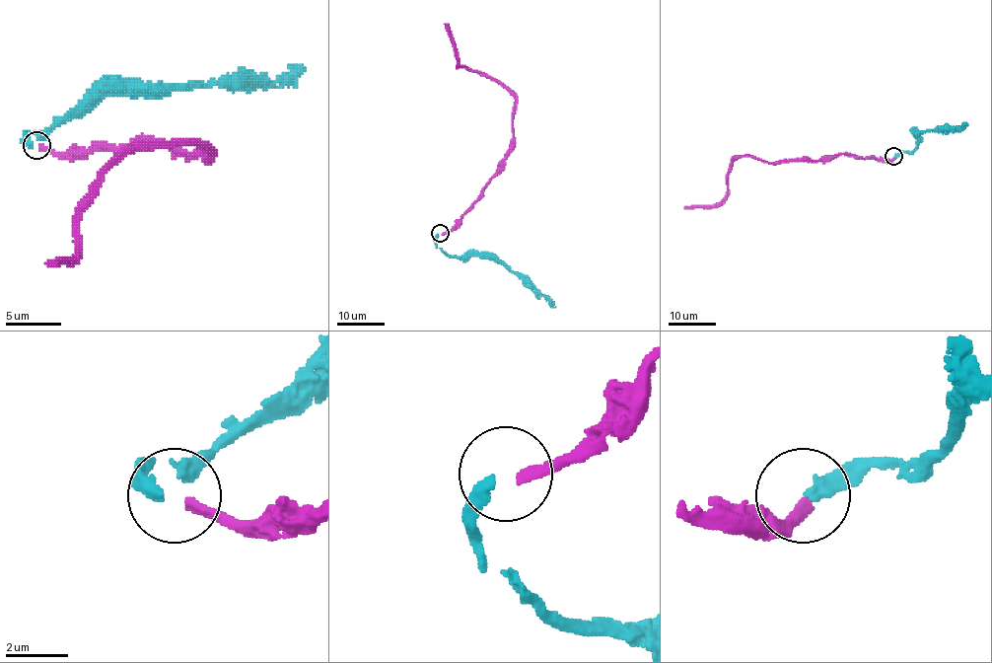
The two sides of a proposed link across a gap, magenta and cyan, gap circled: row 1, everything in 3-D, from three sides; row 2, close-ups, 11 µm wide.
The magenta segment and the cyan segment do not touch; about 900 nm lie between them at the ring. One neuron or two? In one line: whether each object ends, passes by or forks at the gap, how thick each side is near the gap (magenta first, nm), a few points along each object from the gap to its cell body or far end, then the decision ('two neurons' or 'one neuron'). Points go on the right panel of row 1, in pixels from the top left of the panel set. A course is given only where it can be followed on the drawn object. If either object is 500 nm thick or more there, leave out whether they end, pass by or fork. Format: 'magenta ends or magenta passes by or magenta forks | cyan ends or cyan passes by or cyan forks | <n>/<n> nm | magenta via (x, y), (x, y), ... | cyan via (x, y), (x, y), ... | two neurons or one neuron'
magenta ends | cyan ends | 300/400 nm | magenta via (894, 156), (736, 159), (728, 170), (727, 194), (720, 201), (684, 207) | cyan via (894, 156), (912, 152), (916, 147), (916, 134), (955, 130), (967, 123) | one neuron

